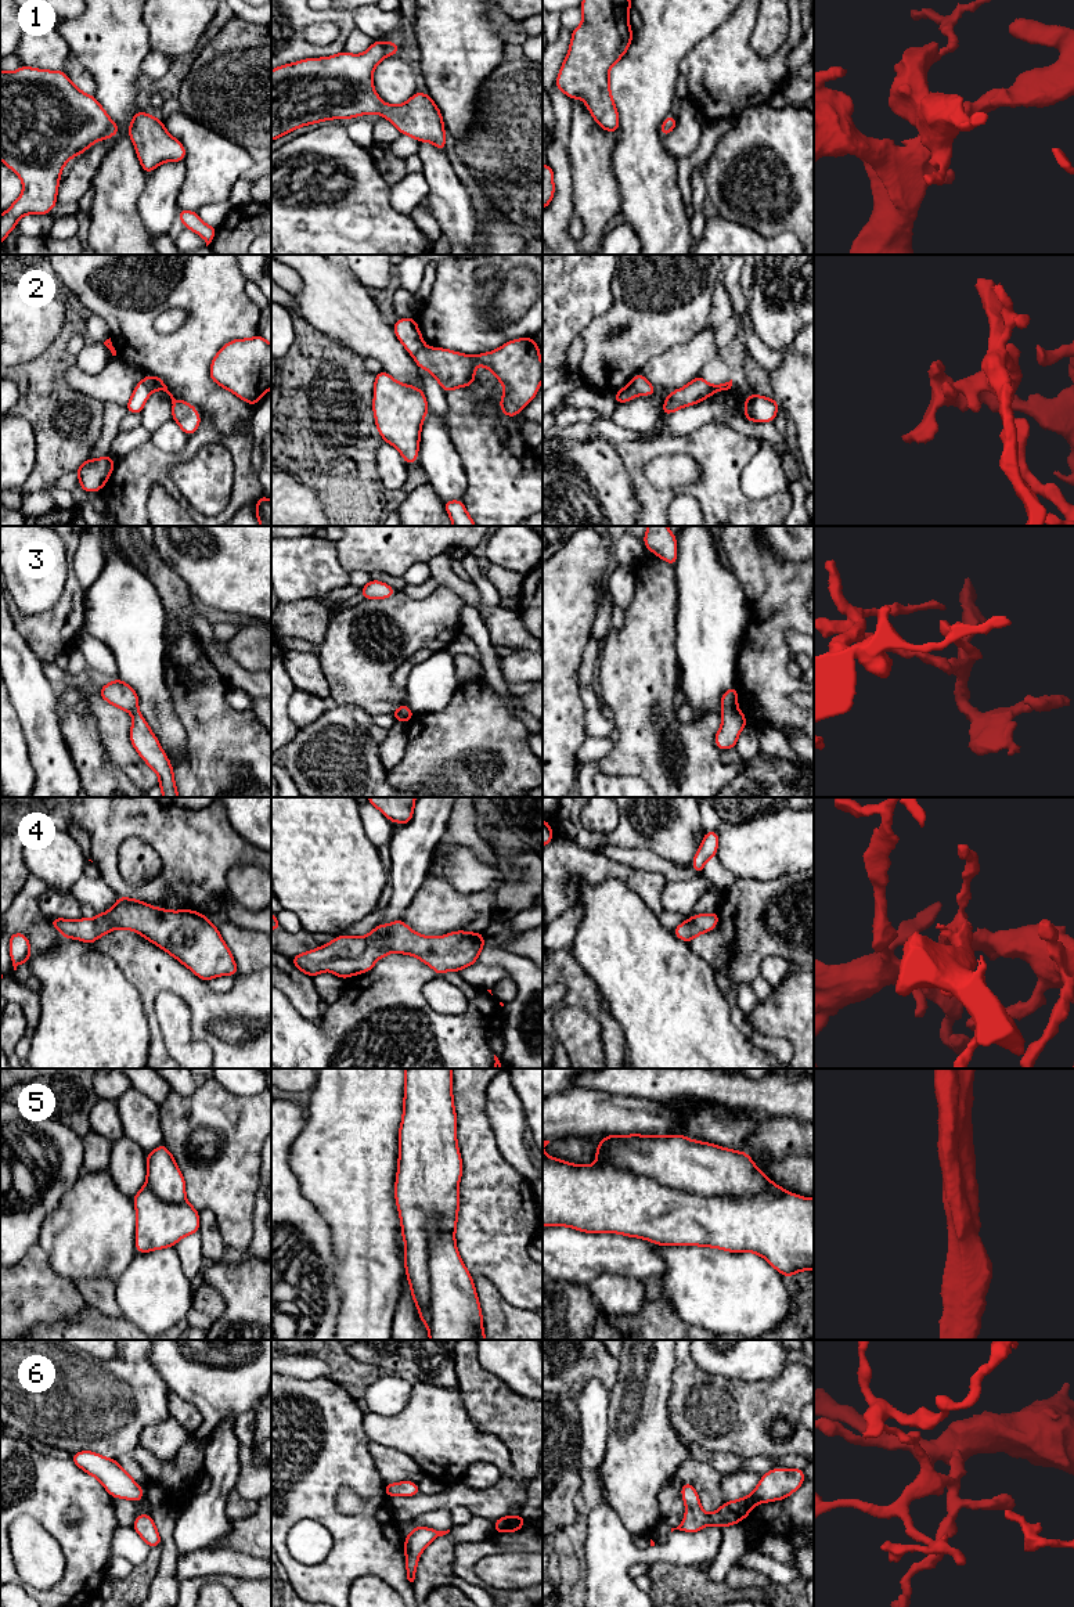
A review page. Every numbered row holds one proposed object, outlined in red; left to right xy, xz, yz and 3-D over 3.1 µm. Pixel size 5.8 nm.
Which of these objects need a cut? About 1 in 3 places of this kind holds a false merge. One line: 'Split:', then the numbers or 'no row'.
Split: 2, 5

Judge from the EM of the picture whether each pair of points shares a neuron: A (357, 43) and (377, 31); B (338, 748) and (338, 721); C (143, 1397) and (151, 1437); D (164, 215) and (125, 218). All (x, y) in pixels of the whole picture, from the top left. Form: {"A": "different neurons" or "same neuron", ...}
{"A": "different neurons", "B": "same neuron", "C": "different neurons", "D": "different neurons"}

